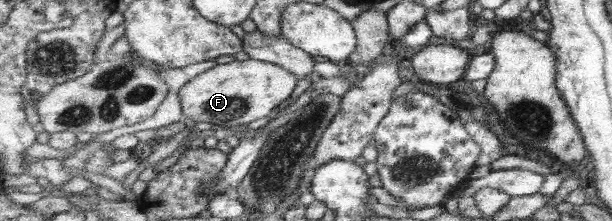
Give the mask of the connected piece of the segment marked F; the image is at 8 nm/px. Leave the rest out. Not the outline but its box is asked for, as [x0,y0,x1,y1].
[180,58,299,128]

